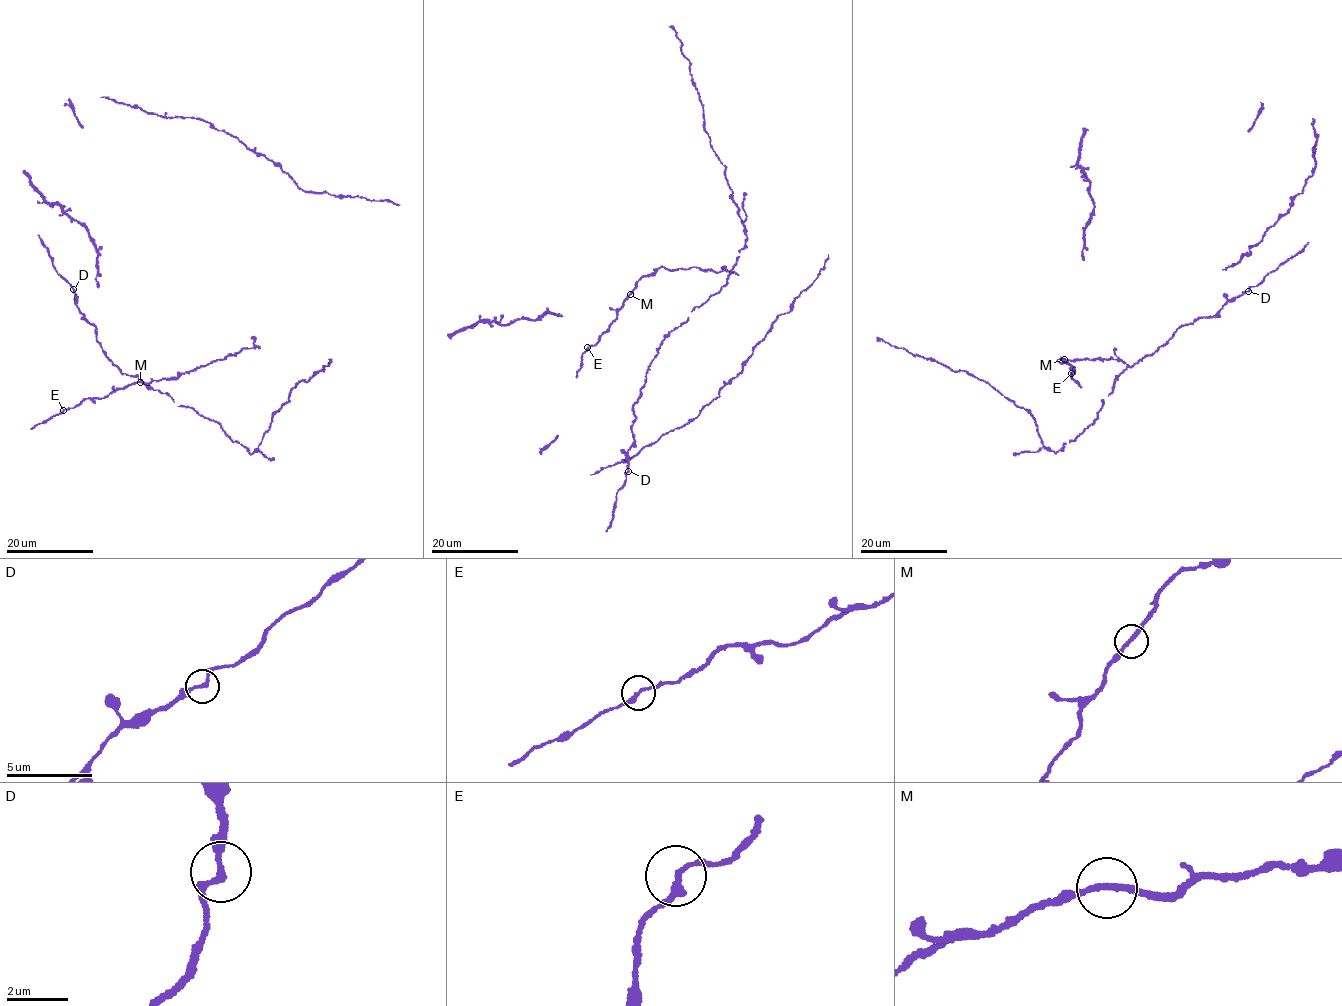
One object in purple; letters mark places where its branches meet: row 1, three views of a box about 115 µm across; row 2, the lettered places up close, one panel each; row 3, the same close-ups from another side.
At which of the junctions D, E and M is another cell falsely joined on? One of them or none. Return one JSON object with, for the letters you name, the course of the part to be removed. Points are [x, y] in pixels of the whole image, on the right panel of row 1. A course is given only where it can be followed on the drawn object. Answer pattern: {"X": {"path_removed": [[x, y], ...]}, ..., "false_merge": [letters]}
{"false_merge": []}

